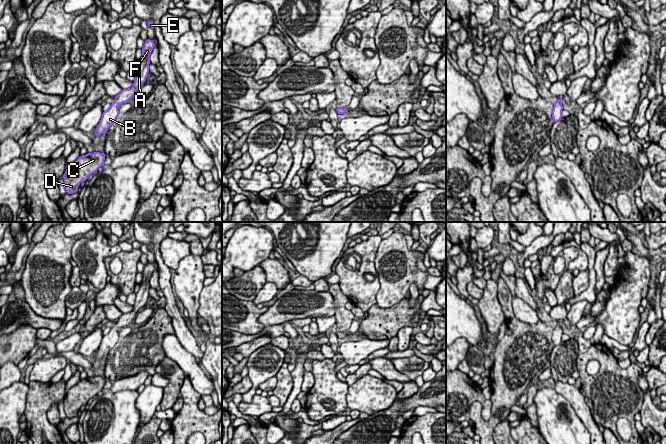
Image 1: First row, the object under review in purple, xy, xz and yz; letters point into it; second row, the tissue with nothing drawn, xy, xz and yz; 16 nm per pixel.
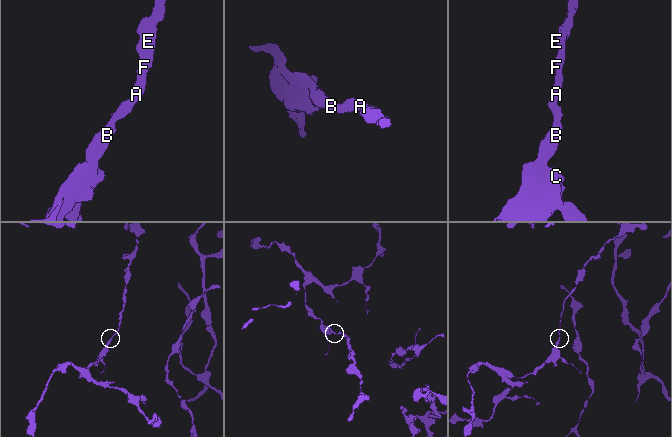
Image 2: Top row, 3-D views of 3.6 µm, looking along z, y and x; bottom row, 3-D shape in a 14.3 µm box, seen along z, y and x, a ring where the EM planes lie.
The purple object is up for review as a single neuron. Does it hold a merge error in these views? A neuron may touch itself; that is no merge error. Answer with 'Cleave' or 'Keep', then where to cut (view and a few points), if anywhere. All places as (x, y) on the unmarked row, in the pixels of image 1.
Keep. No split

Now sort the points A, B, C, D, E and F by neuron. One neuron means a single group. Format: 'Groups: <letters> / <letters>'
Groups: A B C D E F

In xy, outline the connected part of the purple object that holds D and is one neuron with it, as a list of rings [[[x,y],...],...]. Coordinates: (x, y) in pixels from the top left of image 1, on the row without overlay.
[[[100,376],[88,377],[71,387],[63,399],[67,418],[76,417],[80,407],[104,389],[105,381],[106,379]]]

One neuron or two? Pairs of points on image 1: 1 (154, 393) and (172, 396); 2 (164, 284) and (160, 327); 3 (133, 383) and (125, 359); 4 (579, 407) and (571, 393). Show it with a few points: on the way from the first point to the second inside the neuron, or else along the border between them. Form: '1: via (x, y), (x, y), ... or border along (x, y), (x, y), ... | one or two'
1: border along (164, 388), (162, 400), (159, 404) | two
2: border along (164, 308), (171, 319), (173, 330) | two
3: border along (149, 374), (138, 371), (112, 382) | two
4: via (579, 404), (574, 396) | one

